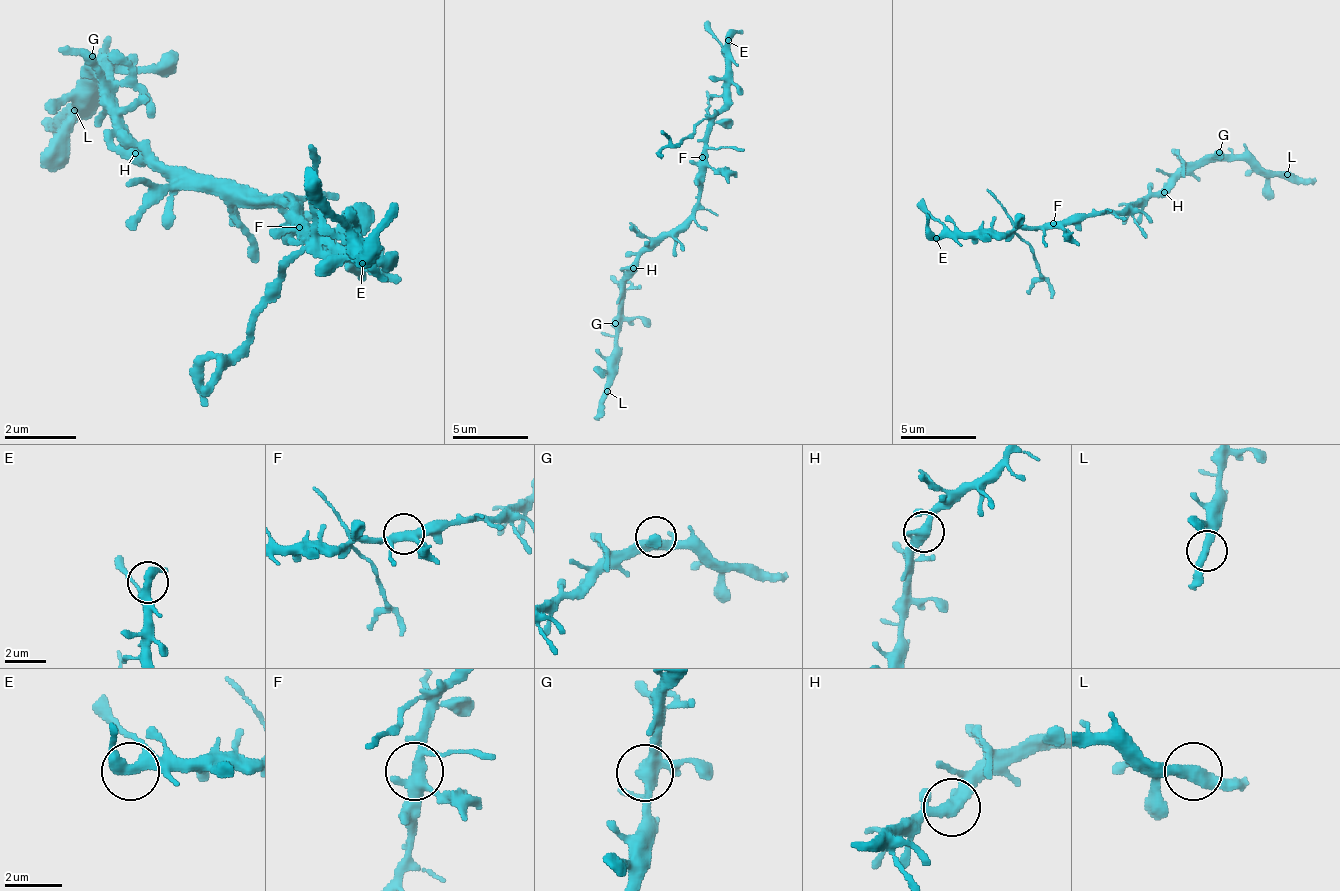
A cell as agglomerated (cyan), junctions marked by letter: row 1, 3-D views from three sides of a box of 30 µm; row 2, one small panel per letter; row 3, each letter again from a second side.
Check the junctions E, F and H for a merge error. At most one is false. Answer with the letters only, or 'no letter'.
no letter

